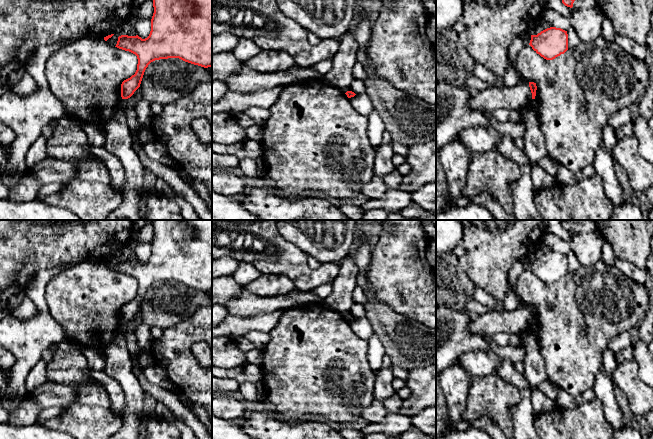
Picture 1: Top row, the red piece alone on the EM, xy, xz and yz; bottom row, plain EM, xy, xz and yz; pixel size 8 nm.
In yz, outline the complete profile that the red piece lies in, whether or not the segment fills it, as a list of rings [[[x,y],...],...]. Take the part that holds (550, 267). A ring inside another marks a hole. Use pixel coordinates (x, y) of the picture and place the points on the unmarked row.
[[[550,251],[537,259],[531,259],[529,269],[546,284],[553,284],[568,274],[567,255]]]

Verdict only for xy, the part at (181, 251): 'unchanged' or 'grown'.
unchanged

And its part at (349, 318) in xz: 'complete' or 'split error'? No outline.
split error

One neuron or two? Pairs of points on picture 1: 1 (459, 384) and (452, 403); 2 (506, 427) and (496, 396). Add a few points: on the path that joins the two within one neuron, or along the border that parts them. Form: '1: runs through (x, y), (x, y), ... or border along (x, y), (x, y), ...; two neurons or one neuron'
1: runs through (456, 389), (456, 398); one neuron
2: runs through (503, 419), (496, 404); one neuron

